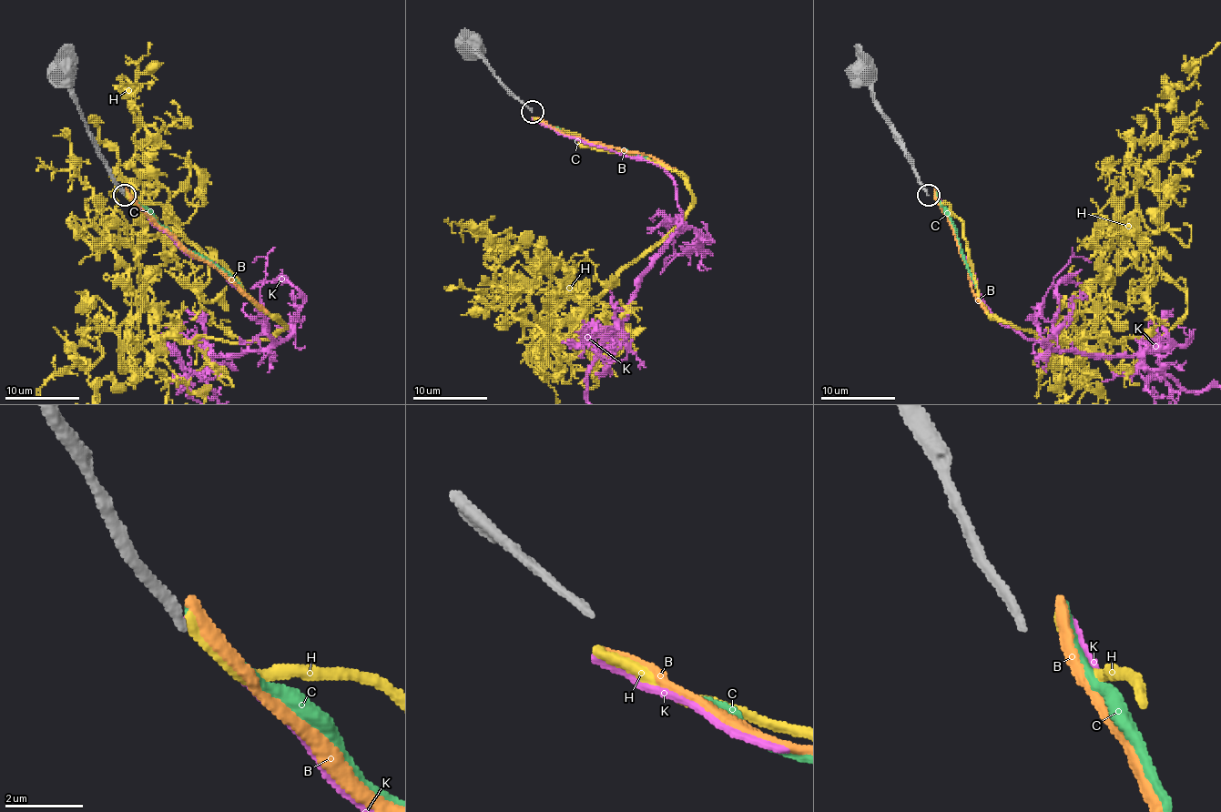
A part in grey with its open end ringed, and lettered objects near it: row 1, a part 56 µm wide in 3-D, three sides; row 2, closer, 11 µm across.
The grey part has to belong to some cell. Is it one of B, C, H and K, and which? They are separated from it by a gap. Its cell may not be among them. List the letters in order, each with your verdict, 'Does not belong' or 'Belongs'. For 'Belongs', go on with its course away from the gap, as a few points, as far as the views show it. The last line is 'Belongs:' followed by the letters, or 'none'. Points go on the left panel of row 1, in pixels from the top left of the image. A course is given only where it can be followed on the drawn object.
B: Belongs. Its course: (126, 193), (189, 253), (217, 266), (267, 312)
C: Does not belong
H: Does not belong
K: Does not belong
Belongs: B

